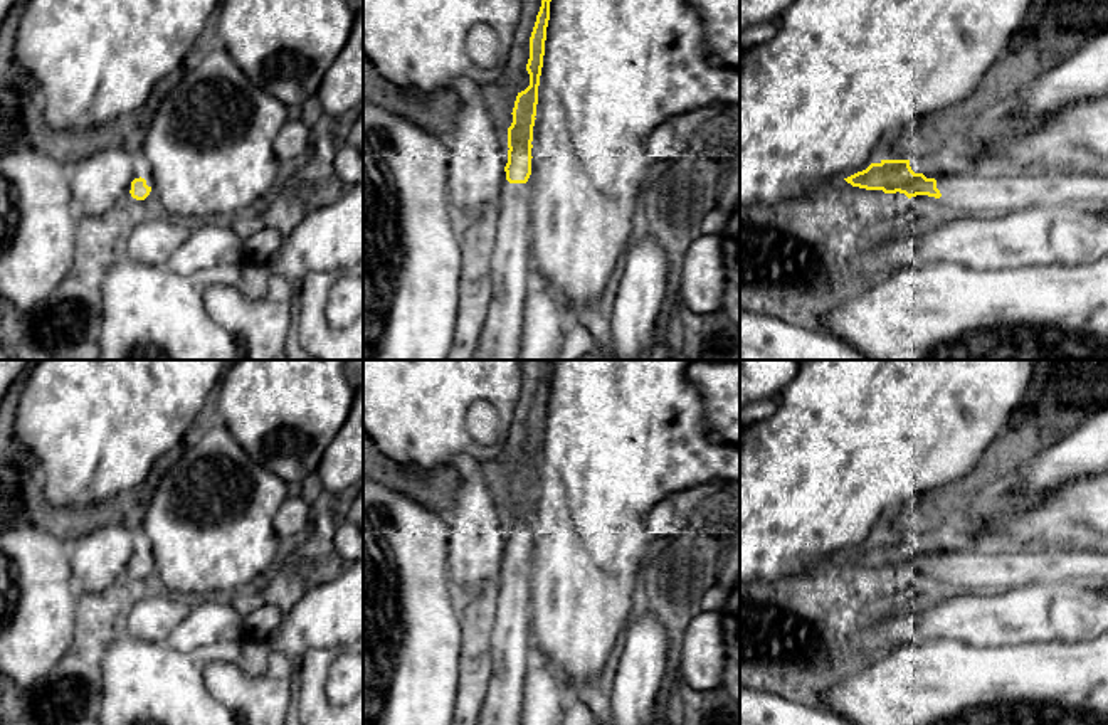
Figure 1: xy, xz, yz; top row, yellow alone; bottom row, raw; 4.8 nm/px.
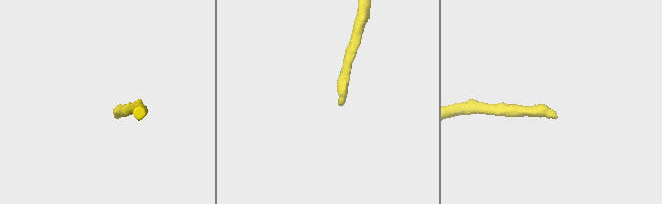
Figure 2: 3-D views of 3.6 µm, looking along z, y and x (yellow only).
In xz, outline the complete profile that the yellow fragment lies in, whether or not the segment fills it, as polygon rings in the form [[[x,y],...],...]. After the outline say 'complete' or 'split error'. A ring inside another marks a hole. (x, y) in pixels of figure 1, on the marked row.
[[[541,0],[530,37],[526,71],[530,86],[518,93],[508,128],[506,180],[493,246],[493,299],[488,308],[476,360],[518,360],[526,284],[530,279],[531,141],[543,67],[550,2]]]; split error

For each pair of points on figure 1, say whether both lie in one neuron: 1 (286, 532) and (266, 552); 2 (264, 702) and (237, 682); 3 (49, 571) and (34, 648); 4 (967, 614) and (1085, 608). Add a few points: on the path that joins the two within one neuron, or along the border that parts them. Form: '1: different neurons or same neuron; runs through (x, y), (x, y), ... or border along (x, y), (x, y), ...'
1: different neurons; border along (284, 500), (273, 523), (273, 530), (283, 544)
2: same neuron; runs through (258, 697), (244, 688)
3: same neuron; runs through (34, 589), (34, 629)
4: same neuron; runs through (996, 614), (1056, 611)

